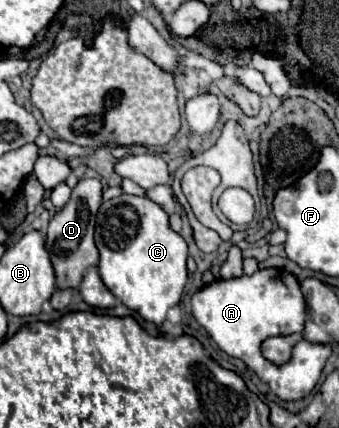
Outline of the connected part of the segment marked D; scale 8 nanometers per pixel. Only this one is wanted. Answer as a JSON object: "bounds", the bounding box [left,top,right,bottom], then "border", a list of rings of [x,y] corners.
{"bounds":[47,178,103,288],"border":[[[83,178],[77,182],[77,186],[71,192],[69,202],[63,206],[63,210],[55,212],[55,216],[49,222],[47,232],[47,252],[51,256],[57,286],[59,288],[77,288],[81,284],[81,278],[89,266],[97,266],[99,262],[99,250],[93,240],[95,232],[95,220],[99,206],[103,202],[103,182],[99,178]]]}

